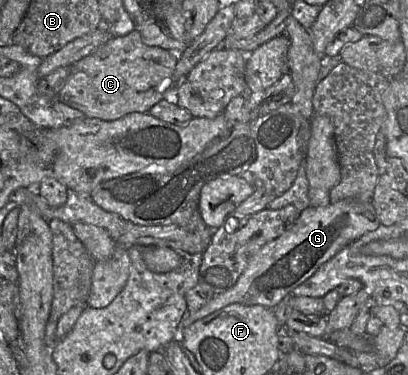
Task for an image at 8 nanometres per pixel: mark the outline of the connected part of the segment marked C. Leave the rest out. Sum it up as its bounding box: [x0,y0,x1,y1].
[58,30,178,121]

